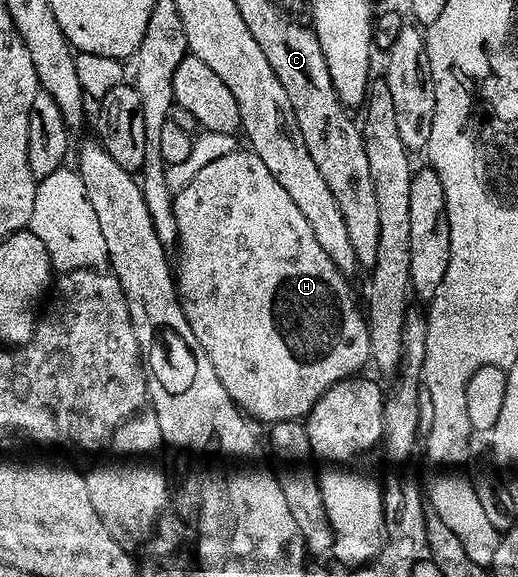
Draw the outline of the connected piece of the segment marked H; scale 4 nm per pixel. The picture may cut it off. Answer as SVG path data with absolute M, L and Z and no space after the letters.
M236 151L233 155L225 155L225 159L217 159L217 163L209 163L189 187L185 187L175 198L175 218L179 228L179 265L177 261L177 284L179 300L183 302L183 310L189 319L189 327L193 327L193 335L205 347L213 367L217 371L217 379L225 386L225 391L233 398L236 405L243 410L248 418L256 422L267 421L303 421L313 411L313 407L337 383L354 378L366 365L372 364L371 340L369 327L364 310L355 302L351 294L351 285L348 278L321 251L321 243L317 243L317 235L313 235L313 227L305 220L305 215L297 208L297 203L289 199L288 193L273 179L269 167L261 163L261 159L254 151Z

